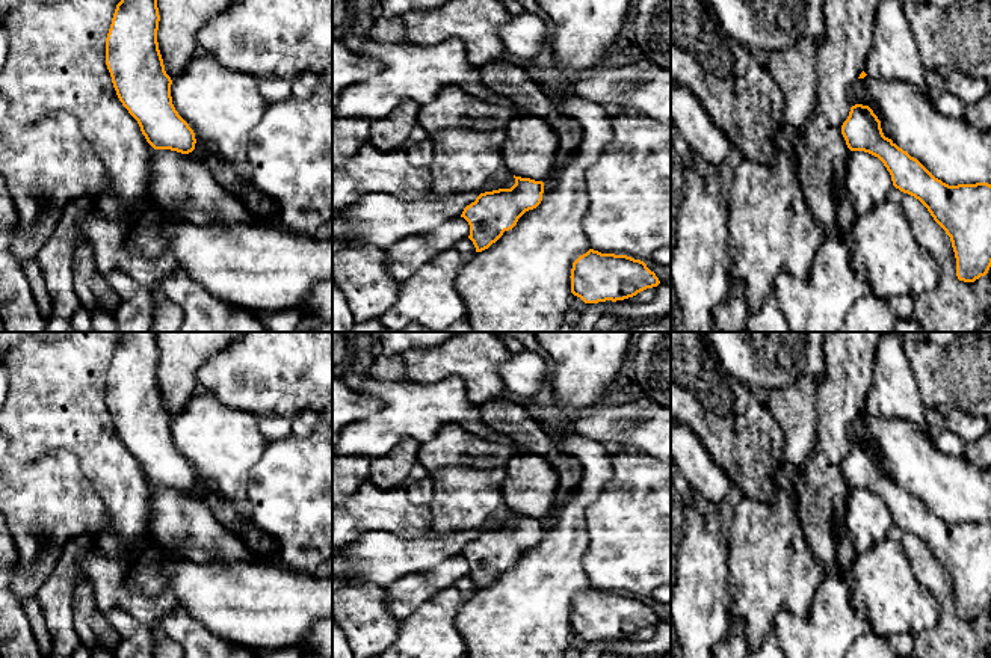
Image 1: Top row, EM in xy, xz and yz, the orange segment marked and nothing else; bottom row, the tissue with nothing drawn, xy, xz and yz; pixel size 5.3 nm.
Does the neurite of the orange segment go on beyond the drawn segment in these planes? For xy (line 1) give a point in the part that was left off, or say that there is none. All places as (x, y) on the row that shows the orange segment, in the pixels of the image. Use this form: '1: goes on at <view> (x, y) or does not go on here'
1: does not go on here

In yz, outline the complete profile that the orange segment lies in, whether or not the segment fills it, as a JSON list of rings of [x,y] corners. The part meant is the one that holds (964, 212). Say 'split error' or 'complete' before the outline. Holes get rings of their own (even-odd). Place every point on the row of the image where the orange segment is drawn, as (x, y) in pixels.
complete; [[[855,104],[841,125],[851,151],[878,157],[893,186],[918,199],[950,237],[956,276],[974,282],[991,267],[991,184],[949,186],[935,178],[917,158],[885,137],[881,121],[869,106]]]

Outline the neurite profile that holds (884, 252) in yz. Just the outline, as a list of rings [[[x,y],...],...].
[[[888,201],[857,216],[849,255],[854,272],[881,299],[918,297],[938,284],[938,263],[918,244],[902,208]]]

